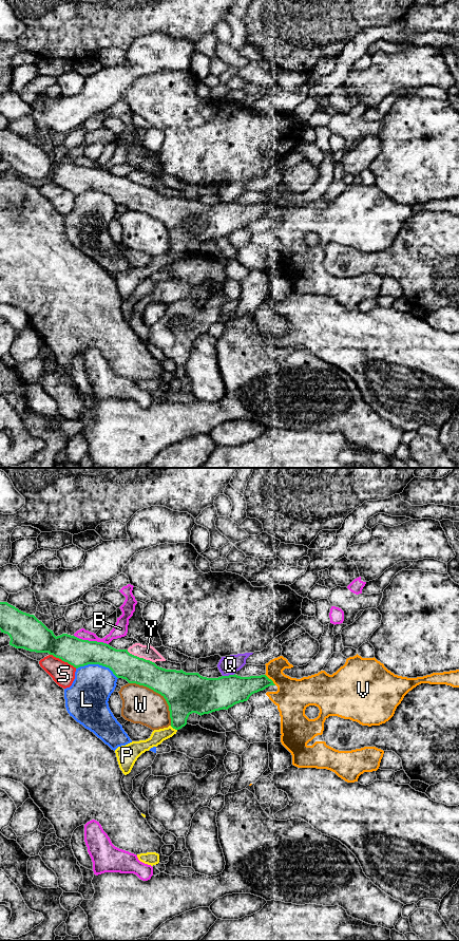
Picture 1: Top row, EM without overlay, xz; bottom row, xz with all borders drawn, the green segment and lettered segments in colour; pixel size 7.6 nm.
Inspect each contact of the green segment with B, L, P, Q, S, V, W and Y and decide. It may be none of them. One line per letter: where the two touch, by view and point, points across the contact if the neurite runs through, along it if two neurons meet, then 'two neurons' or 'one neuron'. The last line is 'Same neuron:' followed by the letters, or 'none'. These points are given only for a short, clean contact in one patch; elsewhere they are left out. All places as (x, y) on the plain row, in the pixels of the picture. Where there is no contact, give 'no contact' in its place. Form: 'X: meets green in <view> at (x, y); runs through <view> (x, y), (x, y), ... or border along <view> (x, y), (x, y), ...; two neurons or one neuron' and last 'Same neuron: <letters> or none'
B: meets green in xz at (91, 168); two neurons
L: meets green in xz at (97, 190); two neurons
P: meets green in xz at (173, 255); runs through xz (184, 224), (178, 247), (173, 255), (169, 259), (157, 263); one neuron
Q: meets green in xz at (228, 203); two neurons
S: meets green in xz at (63, 187); two neurons
V: meets green in xz at (270, 206); two neurons
W: meets green in xz at (159, 220); two neurons
Y: meets green in xz at (140, 185); two neurons
Same neuron: P

